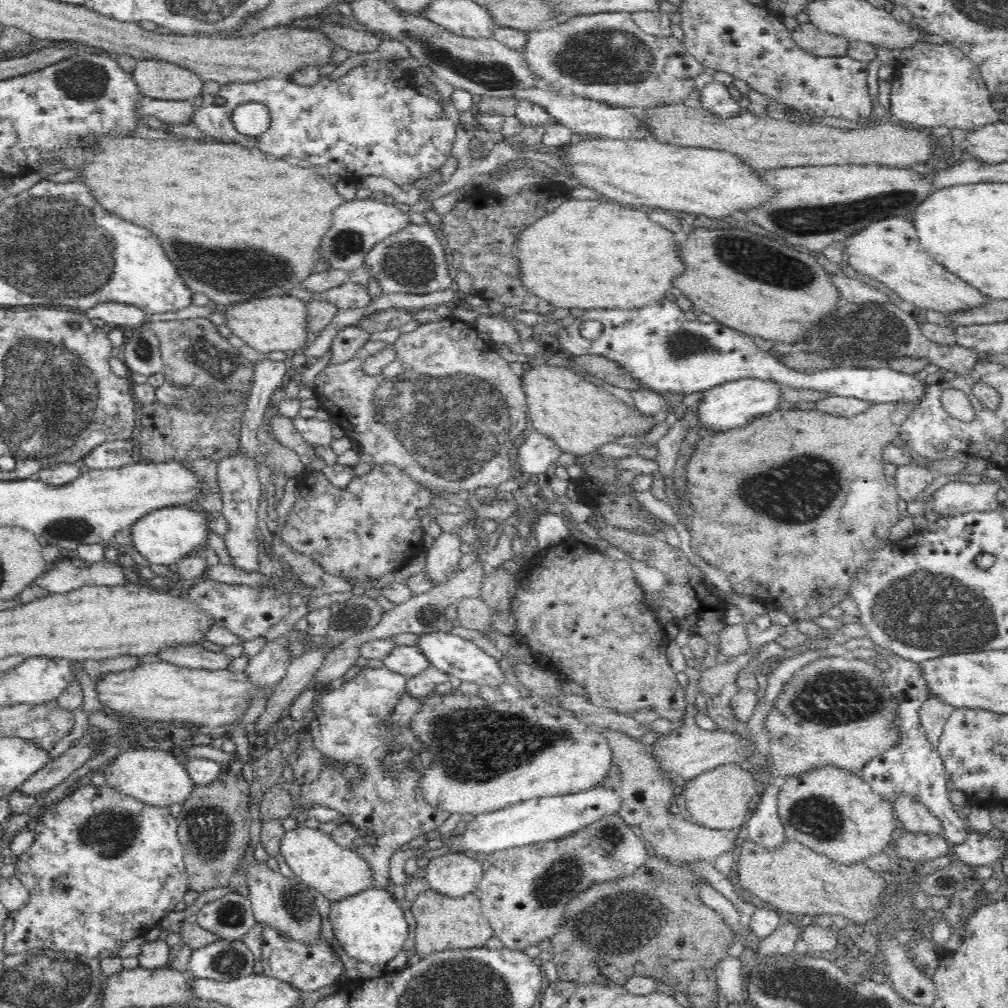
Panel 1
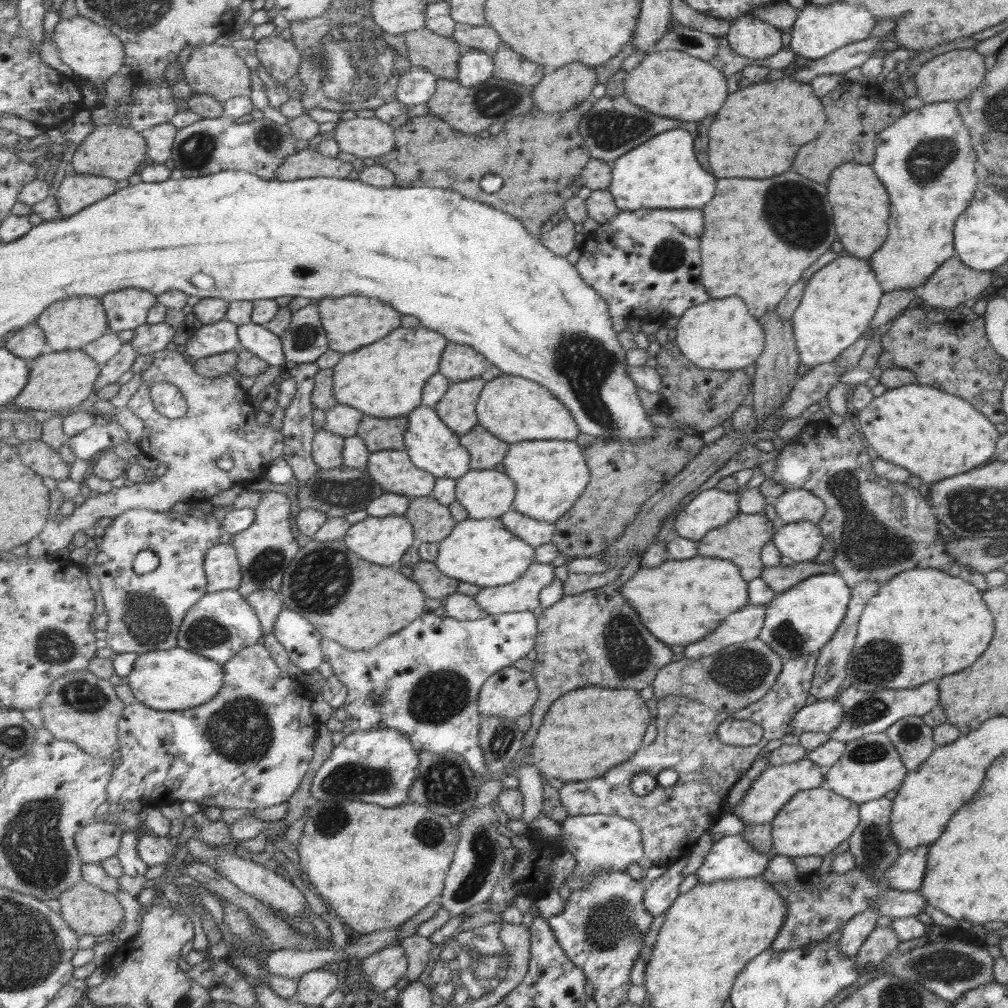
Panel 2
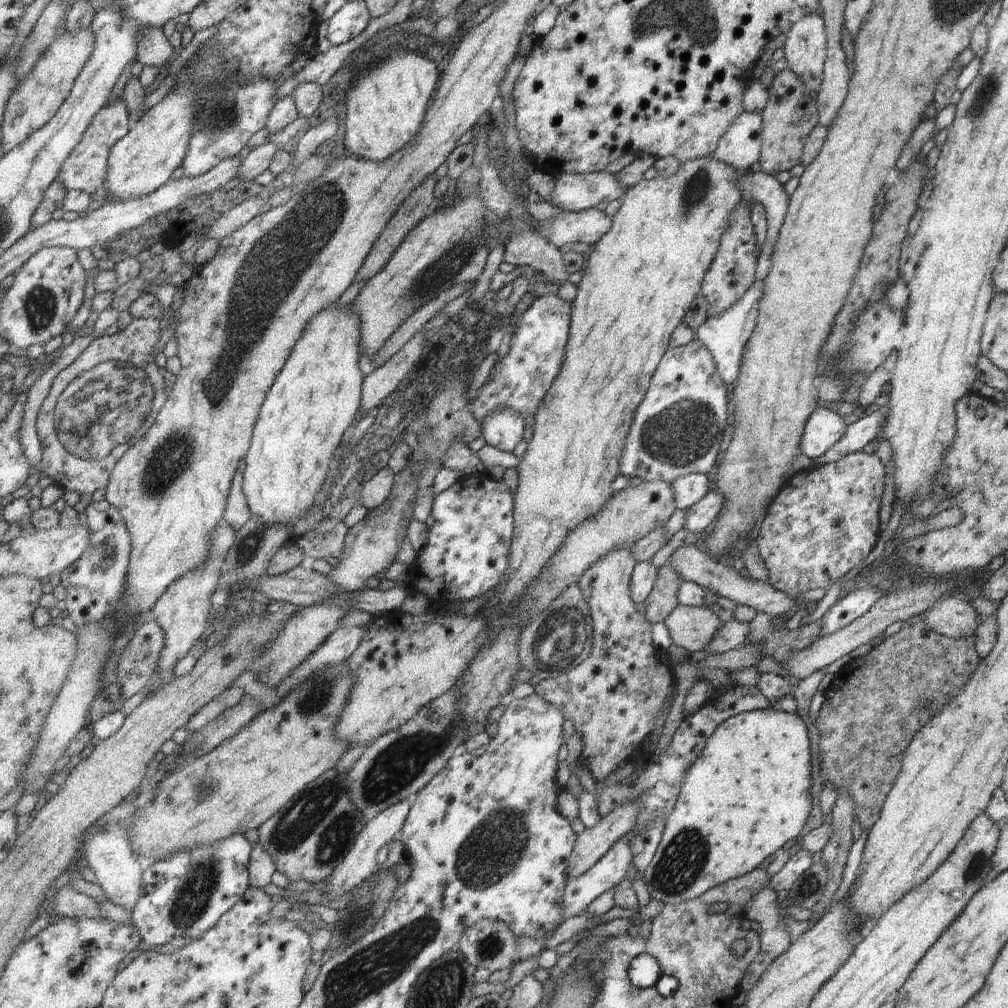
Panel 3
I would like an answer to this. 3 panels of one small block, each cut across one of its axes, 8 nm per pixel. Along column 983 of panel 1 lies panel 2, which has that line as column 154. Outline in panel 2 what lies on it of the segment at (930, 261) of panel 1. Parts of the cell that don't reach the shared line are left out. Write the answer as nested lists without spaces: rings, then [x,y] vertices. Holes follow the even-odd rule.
[[[142,288],[119,290],[102,299],[113,332],[134,330],[147,323],[151,308],[159,303],[157,295]]]

